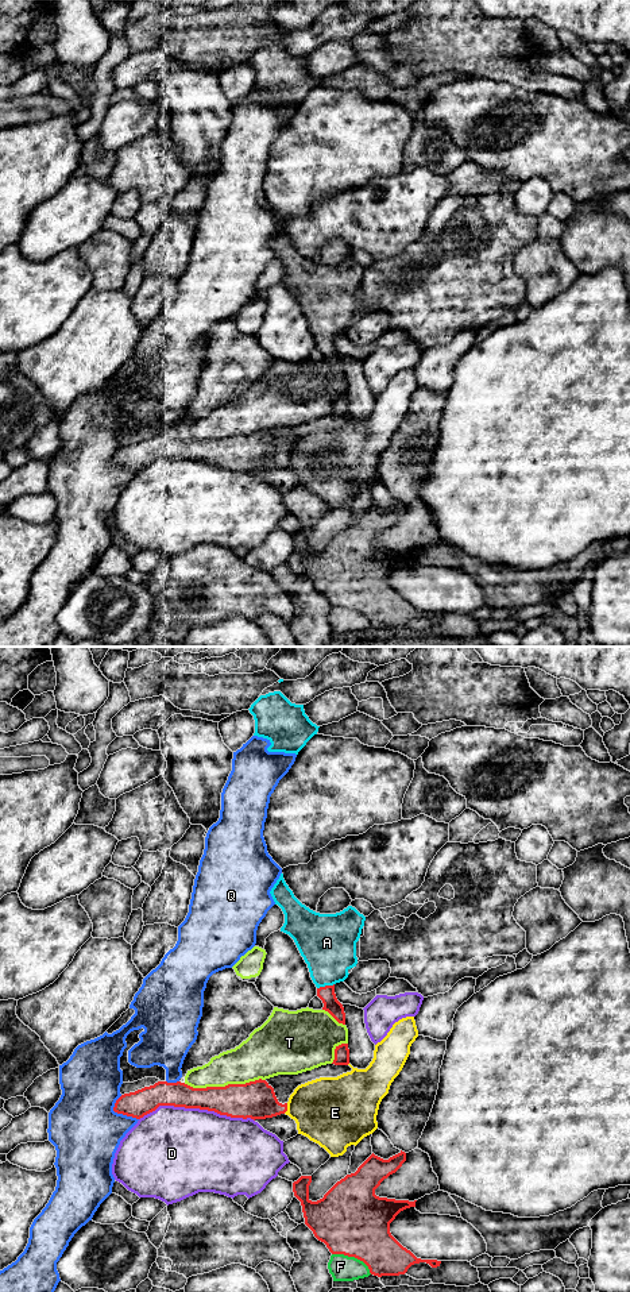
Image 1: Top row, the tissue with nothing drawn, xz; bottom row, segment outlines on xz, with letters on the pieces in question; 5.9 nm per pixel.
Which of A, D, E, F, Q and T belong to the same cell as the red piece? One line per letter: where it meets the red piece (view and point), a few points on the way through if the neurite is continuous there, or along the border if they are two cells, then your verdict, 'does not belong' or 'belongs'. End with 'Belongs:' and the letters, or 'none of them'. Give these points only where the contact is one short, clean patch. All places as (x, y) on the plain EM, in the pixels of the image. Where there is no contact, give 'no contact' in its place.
A: xz (325, 338) | across xz (327, 346), (325, 338), (328, 296) | belongs
D: xz (197, 459) | does not belong
E: xz (286, 461) | along xz (288, 455), (288, 461), (283, 465) | does not belong
F: xz (354, 608) | does not belong
Q: xz (119, 465) | does not belong
T: xz (225, 438) | does not belong
Belongs: A

